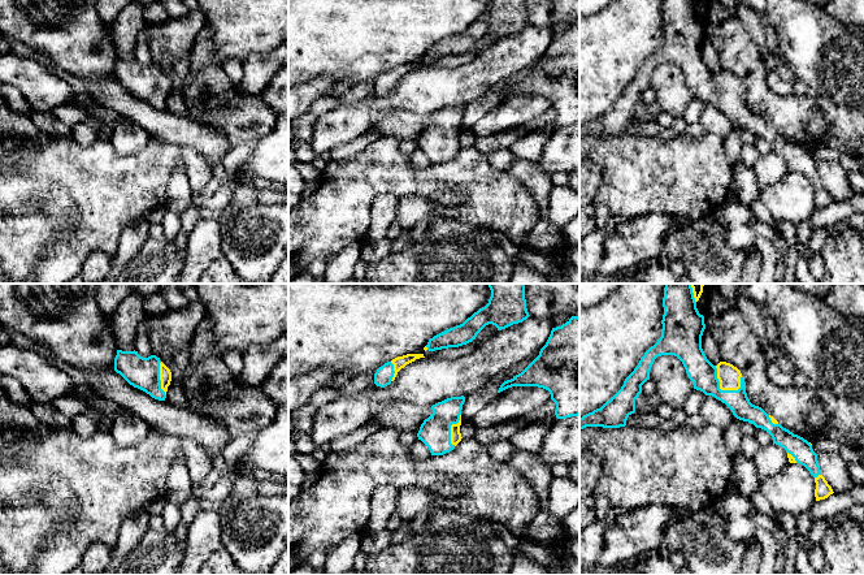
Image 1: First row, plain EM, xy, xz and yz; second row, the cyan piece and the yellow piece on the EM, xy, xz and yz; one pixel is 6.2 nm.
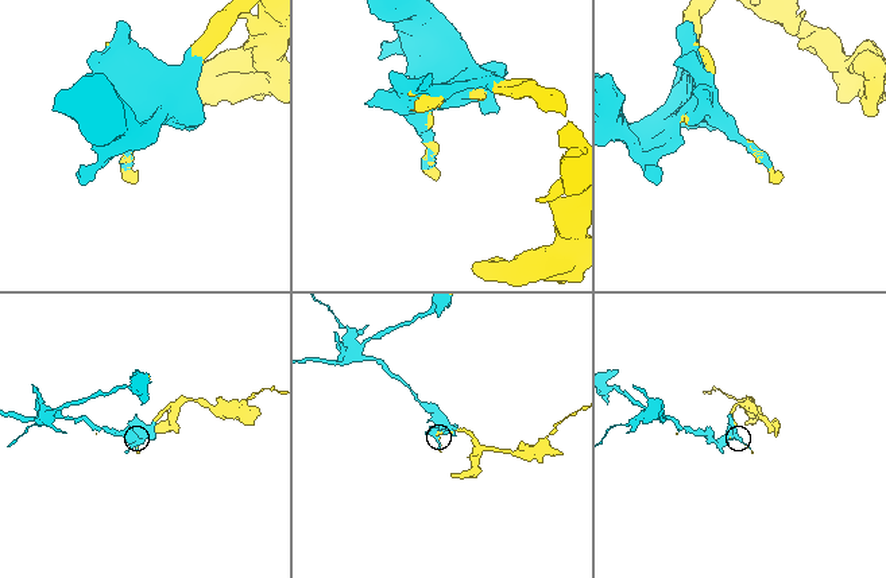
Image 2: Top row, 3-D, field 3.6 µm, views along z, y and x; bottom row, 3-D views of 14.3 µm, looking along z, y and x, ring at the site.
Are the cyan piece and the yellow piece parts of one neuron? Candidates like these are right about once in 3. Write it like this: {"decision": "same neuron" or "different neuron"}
{"decision": "same neuron"}

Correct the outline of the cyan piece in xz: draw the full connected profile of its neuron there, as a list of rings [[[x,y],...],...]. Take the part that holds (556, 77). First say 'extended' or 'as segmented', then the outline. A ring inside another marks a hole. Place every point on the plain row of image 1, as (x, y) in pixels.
as segmented | [[[579,26],[552,36],[539,64],[498,101],[512,95],[538,95],[550,100],[557,127],[579,124]]]

